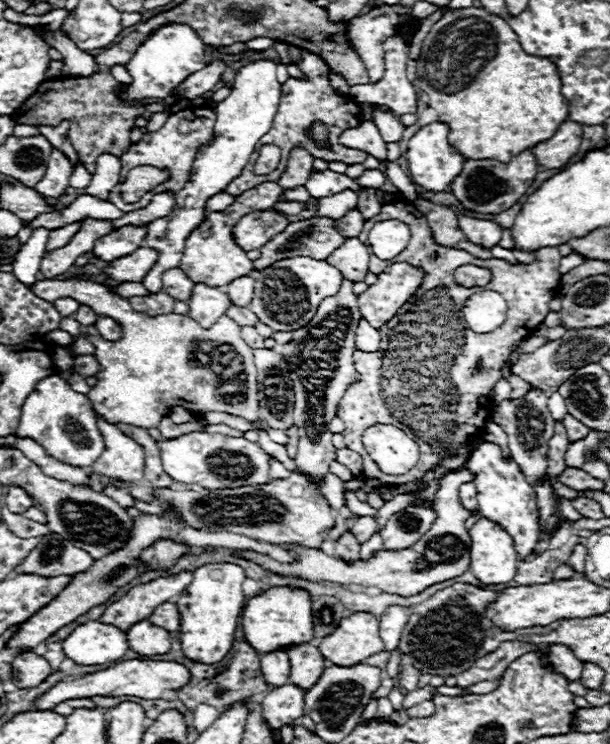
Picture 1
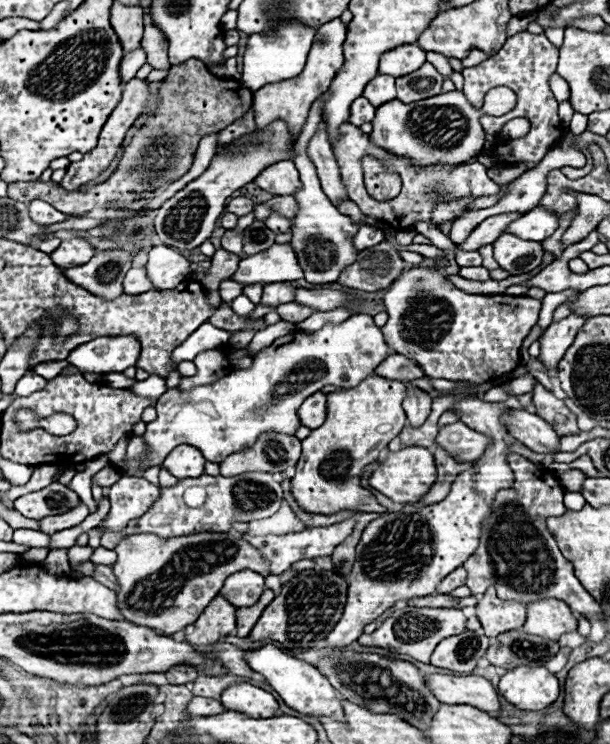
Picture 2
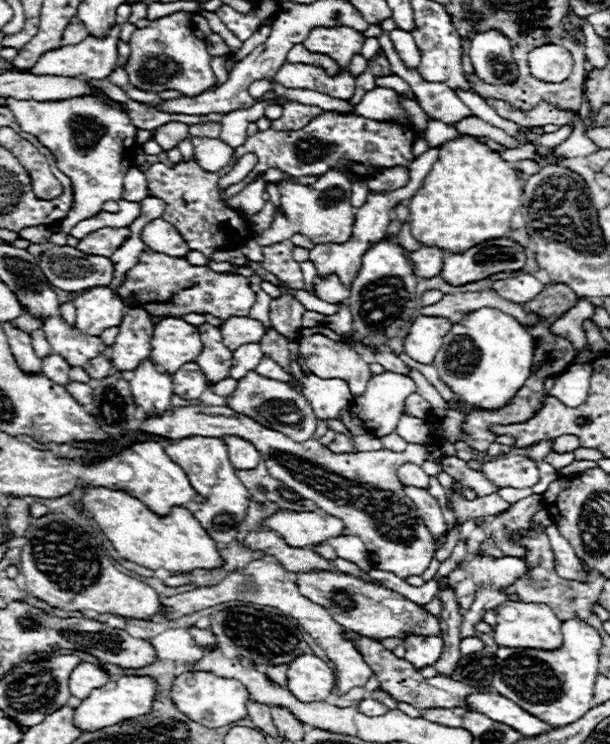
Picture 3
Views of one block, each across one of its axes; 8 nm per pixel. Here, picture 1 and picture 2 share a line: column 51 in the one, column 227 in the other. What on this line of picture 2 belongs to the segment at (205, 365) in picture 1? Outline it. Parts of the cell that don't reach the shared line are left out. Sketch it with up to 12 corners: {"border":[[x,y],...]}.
{"border":[[234,280],[220,284],[220,296],[224,302],[232,302],[242,294],[244,286]]}

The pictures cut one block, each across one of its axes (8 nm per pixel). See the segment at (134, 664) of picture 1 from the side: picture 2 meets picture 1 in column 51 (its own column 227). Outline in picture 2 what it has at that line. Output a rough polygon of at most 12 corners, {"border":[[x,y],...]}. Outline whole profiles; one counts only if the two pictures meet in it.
{"border":[[248,682],[226,688],[226,710],[270,718],[278,702]]}

